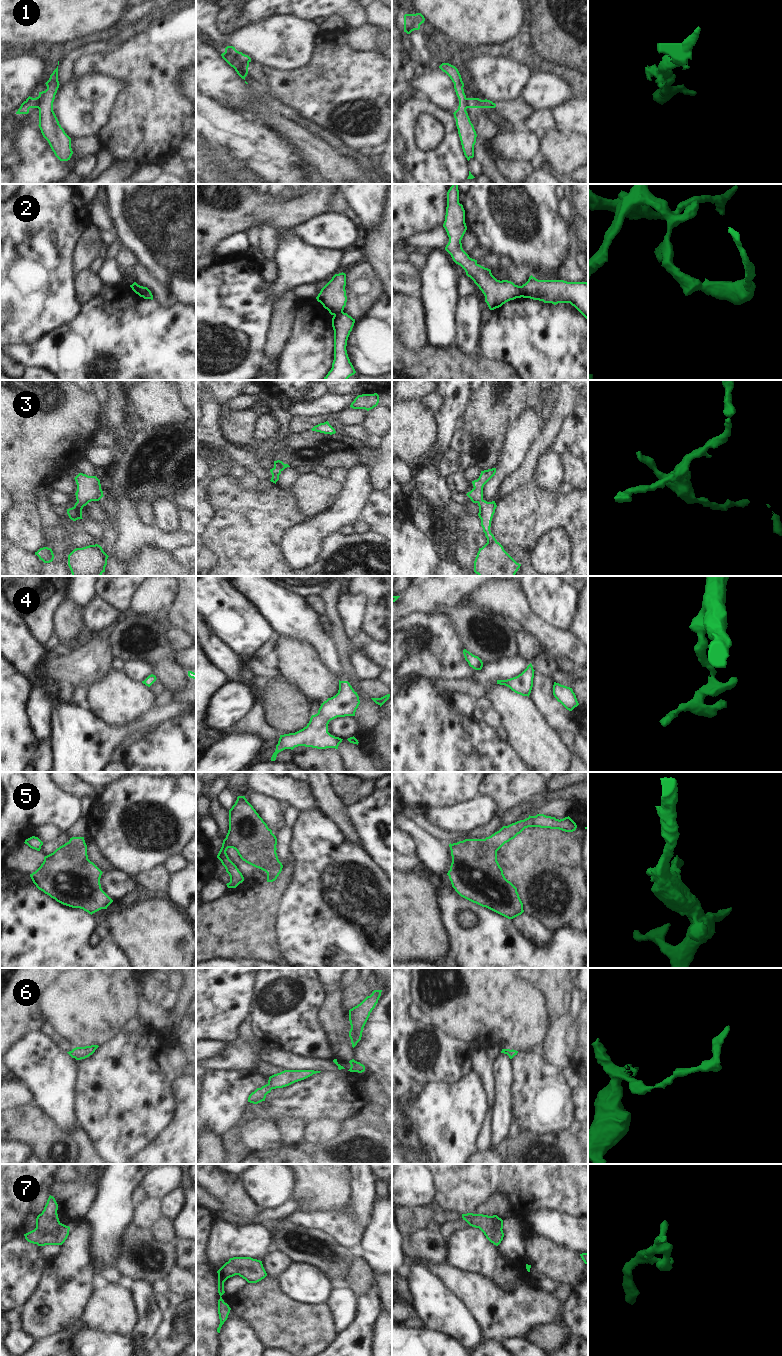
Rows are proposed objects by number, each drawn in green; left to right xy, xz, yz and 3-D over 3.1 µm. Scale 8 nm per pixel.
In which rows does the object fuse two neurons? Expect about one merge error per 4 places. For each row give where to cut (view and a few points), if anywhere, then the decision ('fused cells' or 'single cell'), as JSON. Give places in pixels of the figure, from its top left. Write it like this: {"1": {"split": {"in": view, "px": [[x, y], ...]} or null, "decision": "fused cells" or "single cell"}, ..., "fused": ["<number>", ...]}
{"1": {"split": null, "decision": "single cell"}, "2": {"split": {"in": "xy", "px": [[140, 286], [140, 294], [142, 296]]}, "decision": "fused cells"}, "3": {"split": null, "decision": "single cell"}, "4": {"split": null, "decision": "single cell"}, "5": {"split": null, "decision": "single cell"}, "6": {"split": null, "decision": "single cell"}, "7": {"split": null, "decision": "single cell"}, "fused": ["2"]}

